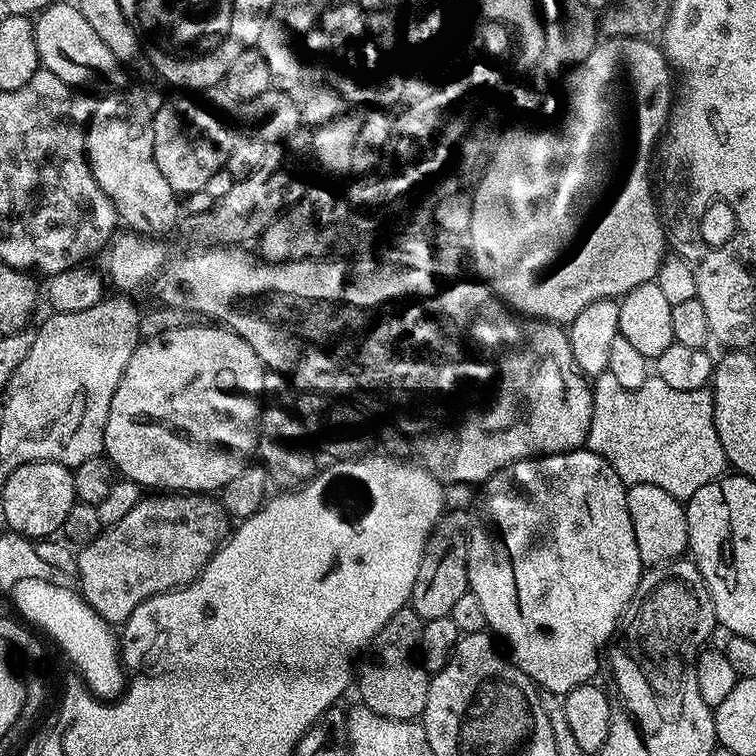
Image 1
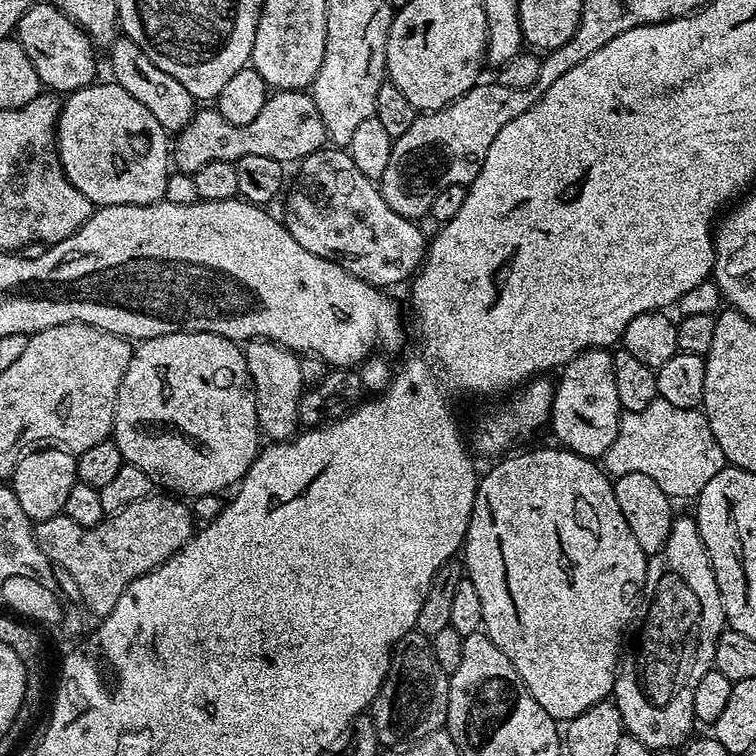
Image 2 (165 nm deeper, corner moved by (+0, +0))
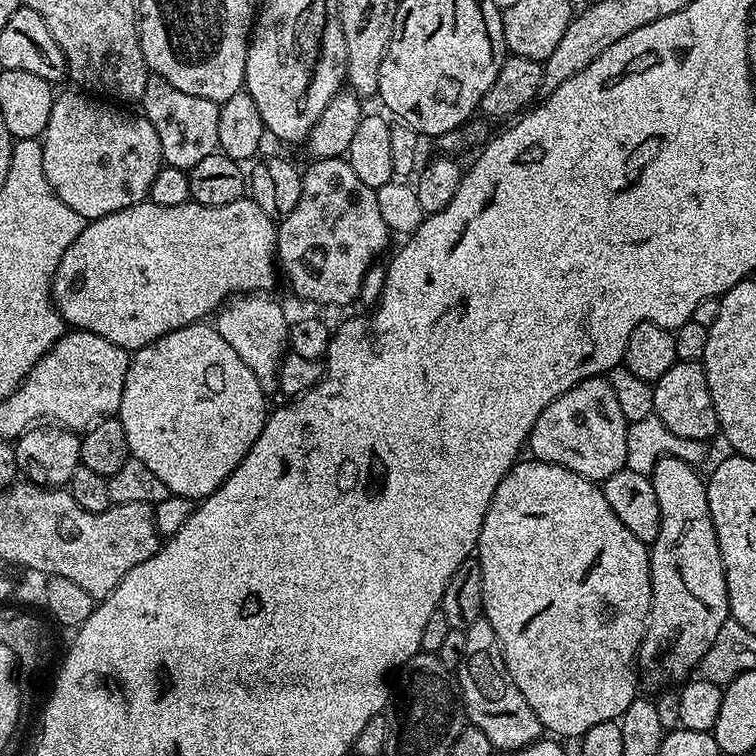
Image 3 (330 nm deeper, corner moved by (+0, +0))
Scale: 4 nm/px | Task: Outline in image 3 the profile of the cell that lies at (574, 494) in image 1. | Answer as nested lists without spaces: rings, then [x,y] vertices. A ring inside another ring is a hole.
[[[535,458],[521,459],[505,474],[502,482],[498,482],[498,490],[494,490],[494,498],[482,522],[478,559],[482,570],[483,619],[494,626],[496,639],[502,645],[504,665],[508,668],[514,686],[522,690],[522,698],[526,698],[530,710],[534,710],[540,720],[541,729],[548,731],[549,728],[553,732],[549,733],[556,738],[579,738],[586,730],[590,730],[590,726],[598,726],[598,722],[619,721],[630,702],[638,699],[638,653],[644,641],[644,626],[652,605],[652,569],[649,545],[634,538],[634,534],[622,526],[618,514],[614,514],[614,510],[610,510],[610,502],[606,502],[603,487],[597,481],[588,480],[582,474],[574,474],[574,470],[566,470],[557,464],[547,464]]]

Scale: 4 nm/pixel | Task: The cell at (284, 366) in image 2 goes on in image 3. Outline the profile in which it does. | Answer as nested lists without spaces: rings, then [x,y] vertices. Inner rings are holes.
[[[236,294],[224,301],[220,305],[214,316],[214,327],[218,334],[222,334],[222,338],[226,338],[226,342],[237,352],[238,358],[242,358],[242,362],[246,362],[246,366],[250,366],[250,370],[254,374],[254,378],[258,378],[258,382],[263,386],[265,393],[272,394],[277,391],[276,375],[280,369],[280,361],[286,355],[288,348],[288,325],[290,316],[284,313],[284,308],[276,300],[271,300],[268,294]]]

